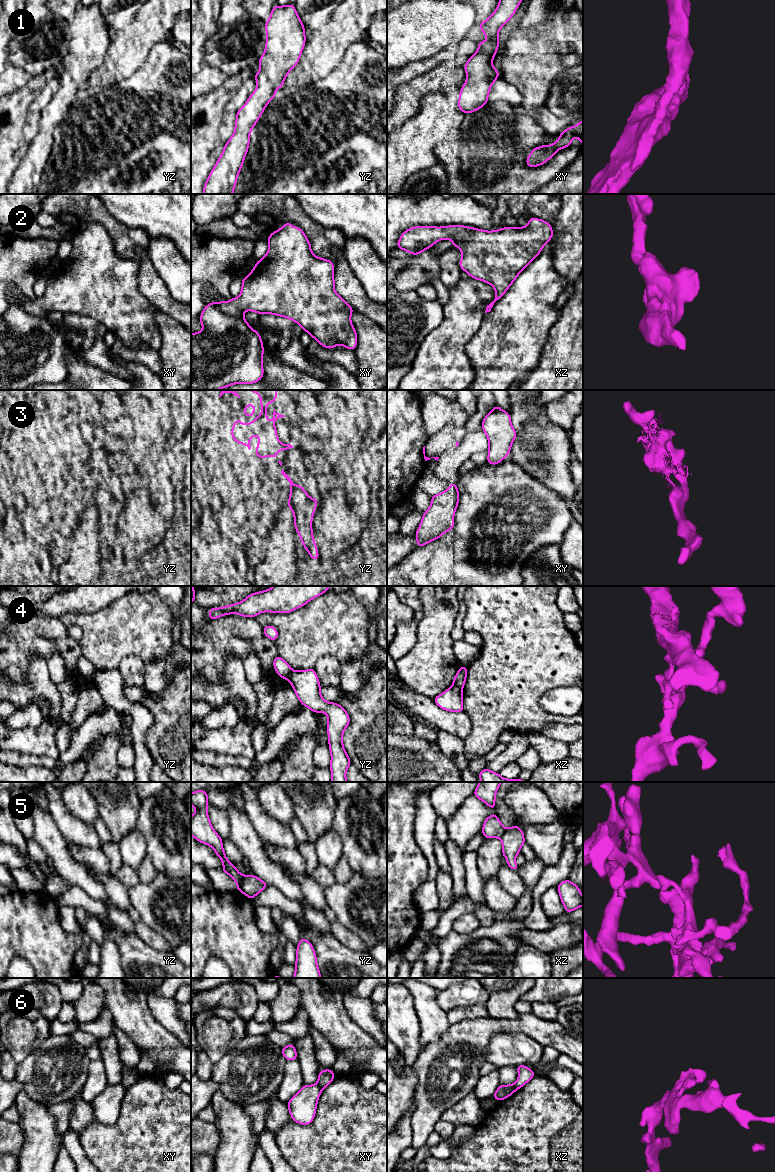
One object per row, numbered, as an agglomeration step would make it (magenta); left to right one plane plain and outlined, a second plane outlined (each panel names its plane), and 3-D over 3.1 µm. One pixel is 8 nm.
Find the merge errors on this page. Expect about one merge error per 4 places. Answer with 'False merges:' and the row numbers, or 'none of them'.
False merges: 3, 4, 5, 6

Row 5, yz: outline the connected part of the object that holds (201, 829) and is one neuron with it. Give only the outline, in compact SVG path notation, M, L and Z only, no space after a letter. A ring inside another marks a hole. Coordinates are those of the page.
M202 789L191 793L191 805L195 807L195 813L191 817L191 835L198 842L213 848L223 863L221 871L227 873L237 883L237 891L239 891L240 873L236 866L227 859L223 849L222 838L212 827L208 817L208 793Z

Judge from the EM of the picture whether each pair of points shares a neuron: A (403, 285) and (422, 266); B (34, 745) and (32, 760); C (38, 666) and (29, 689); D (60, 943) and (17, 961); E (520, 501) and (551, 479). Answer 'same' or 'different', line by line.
A: same
B: different
C: same
D: different
E: different

